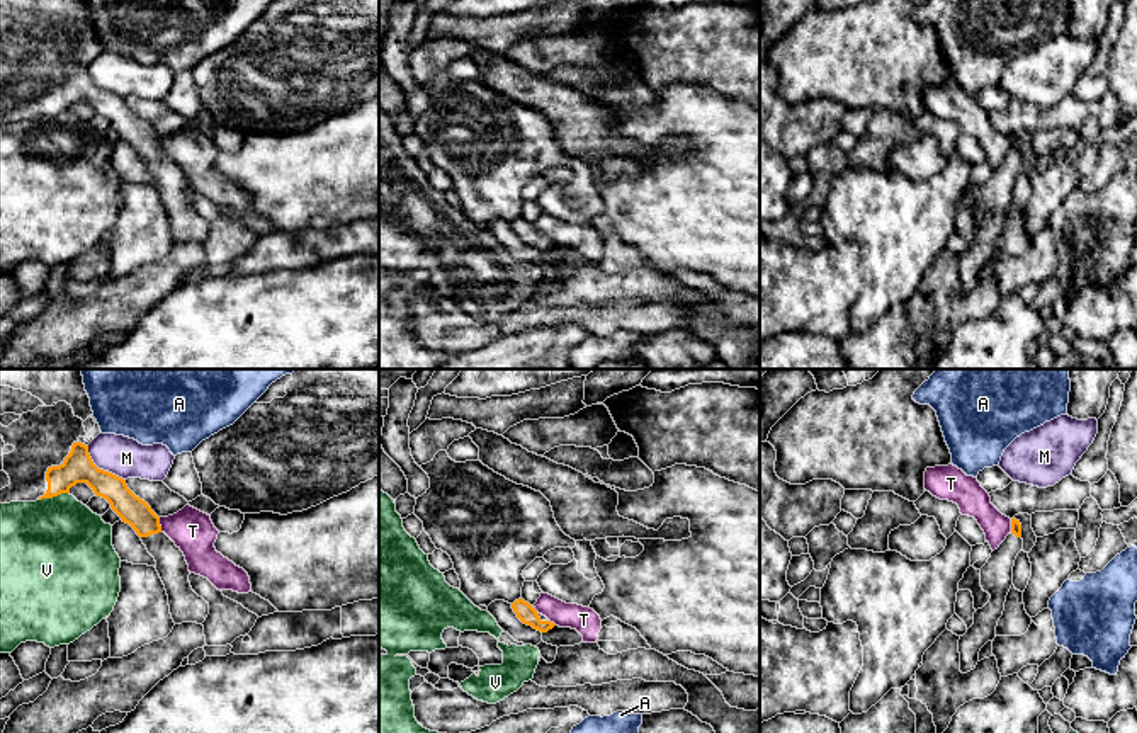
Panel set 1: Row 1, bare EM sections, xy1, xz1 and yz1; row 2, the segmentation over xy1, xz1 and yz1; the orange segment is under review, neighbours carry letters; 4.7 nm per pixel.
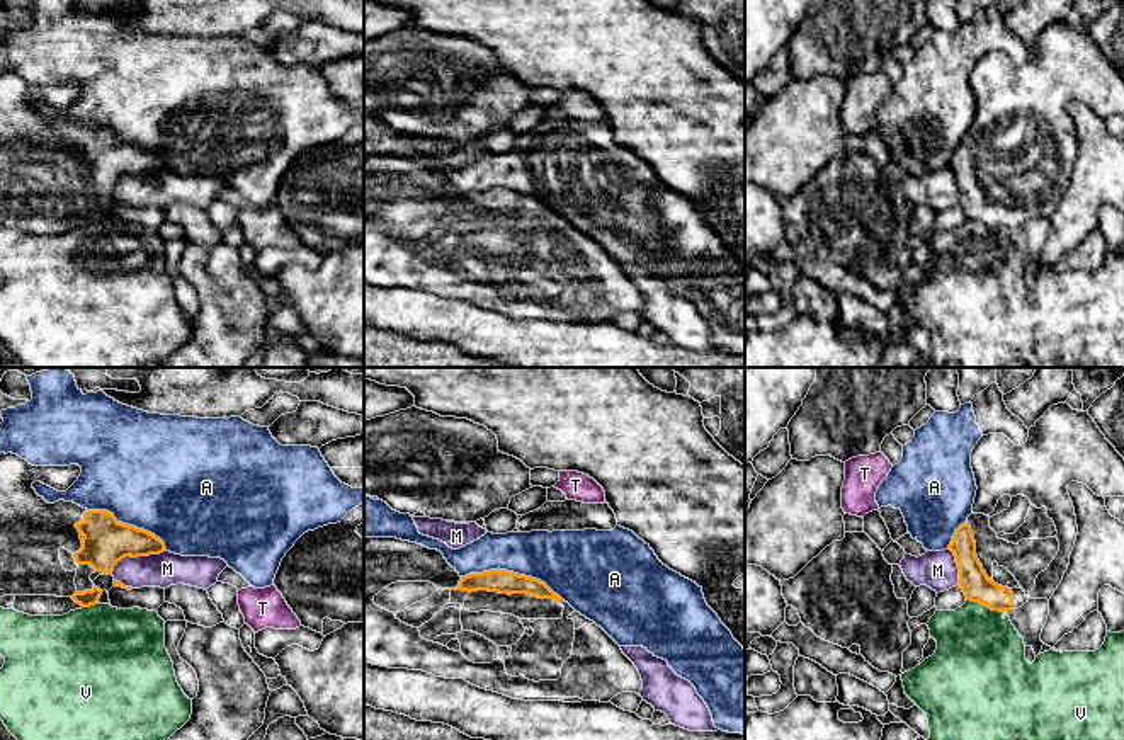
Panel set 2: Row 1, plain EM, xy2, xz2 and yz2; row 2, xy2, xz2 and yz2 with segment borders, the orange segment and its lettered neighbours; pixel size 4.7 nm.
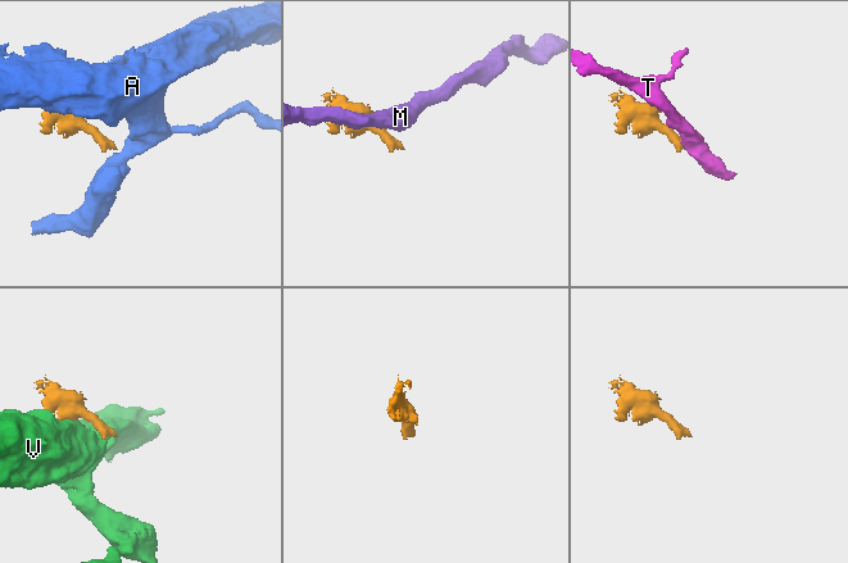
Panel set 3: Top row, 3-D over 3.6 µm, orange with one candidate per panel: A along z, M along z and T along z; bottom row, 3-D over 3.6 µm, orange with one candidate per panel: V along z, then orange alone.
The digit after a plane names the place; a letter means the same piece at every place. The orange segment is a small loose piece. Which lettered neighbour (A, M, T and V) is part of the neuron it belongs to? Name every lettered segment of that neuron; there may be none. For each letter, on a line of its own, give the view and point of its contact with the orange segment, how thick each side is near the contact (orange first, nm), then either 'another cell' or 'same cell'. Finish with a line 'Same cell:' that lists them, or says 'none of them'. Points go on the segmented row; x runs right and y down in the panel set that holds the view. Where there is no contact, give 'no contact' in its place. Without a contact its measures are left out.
A: contact xz2 (512, 572); calibres 110 and 280 nm; another cell
M: contact xy2 (136, 557); calibres 220 and 160 nm; another cell
T: contact xy1 (158, 524); calibres 140 and 200 nm; another cell
V: contact yz2 (985, 604); calibres 140 and 420 nm; another cell
Same cell: none of them

